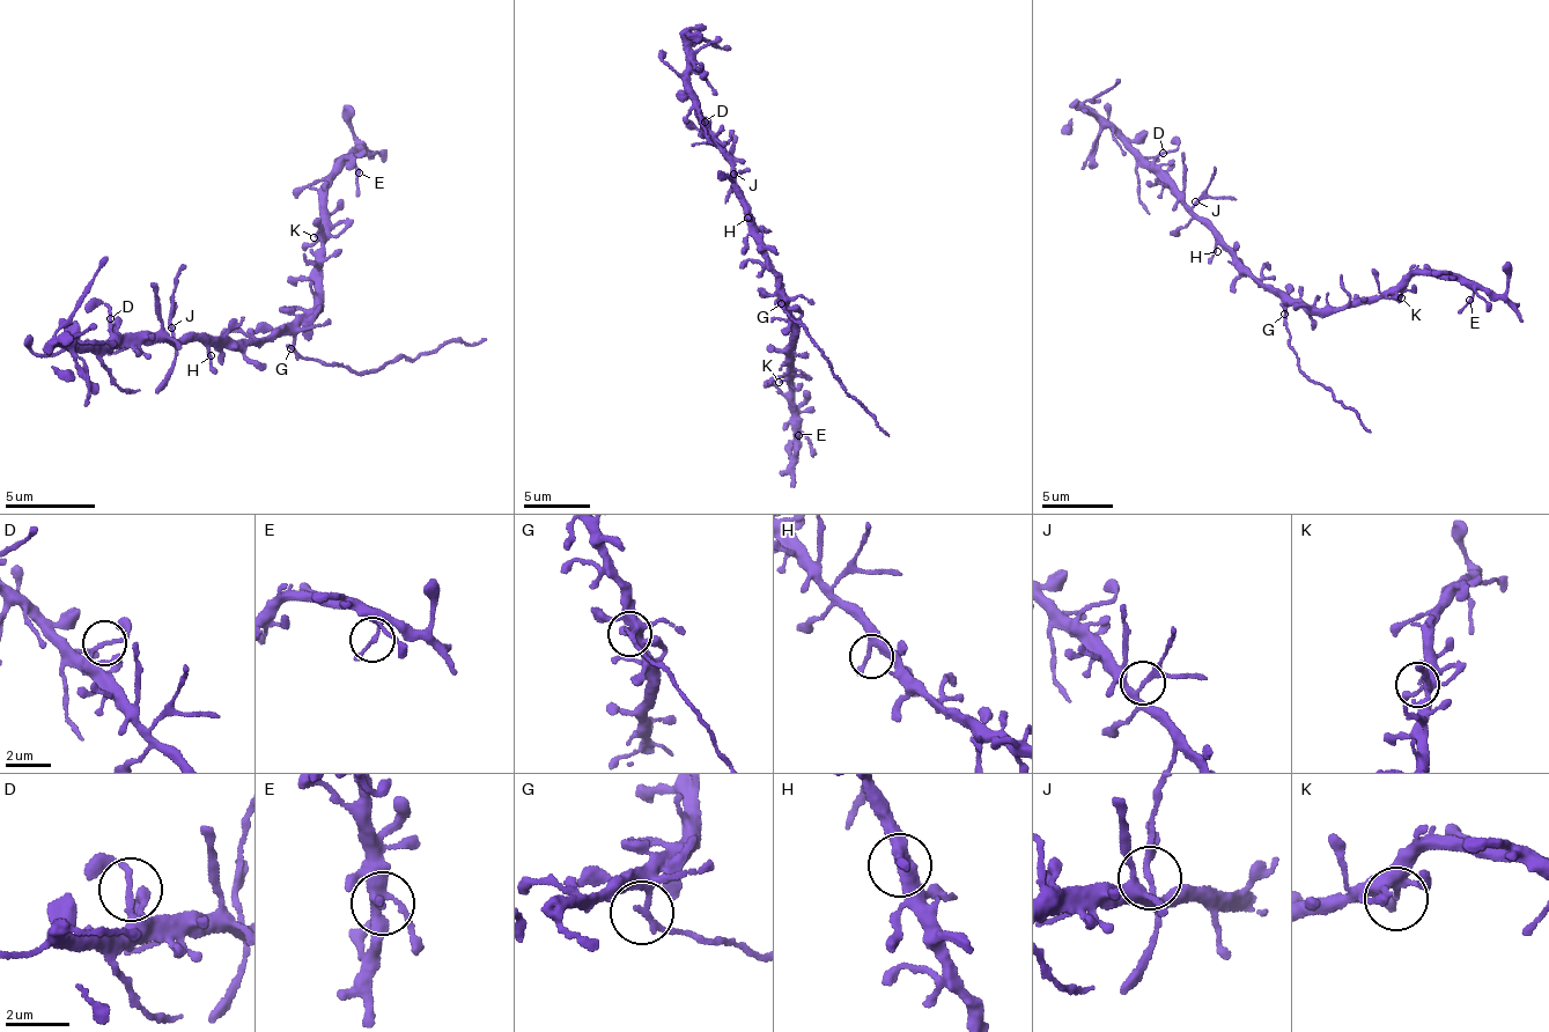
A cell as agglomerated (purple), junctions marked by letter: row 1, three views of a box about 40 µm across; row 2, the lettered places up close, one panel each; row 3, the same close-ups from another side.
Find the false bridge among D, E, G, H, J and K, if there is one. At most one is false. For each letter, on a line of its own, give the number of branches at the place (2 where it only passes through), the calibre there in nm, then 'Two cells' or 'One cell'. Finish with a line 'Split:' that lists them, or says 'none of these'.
D: Branches: 2. Thickness 160 nm. One cell
E: Branches: 2. Thickness 140 nm. One cell
G: Branches: 2. Thickness 180 nm. Two cells
H: Branches: 2. Thickness 280 nm. One cell
J: Branches: 4. Thickness 200 nm. One cell
K: Branches: 1. Thickness 160 nm. One cell
Split: G

